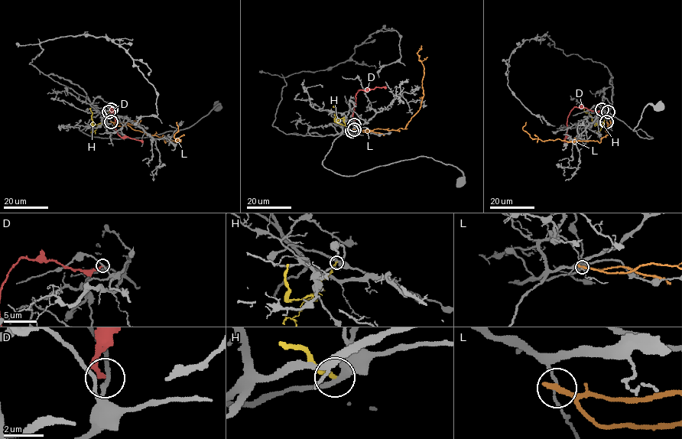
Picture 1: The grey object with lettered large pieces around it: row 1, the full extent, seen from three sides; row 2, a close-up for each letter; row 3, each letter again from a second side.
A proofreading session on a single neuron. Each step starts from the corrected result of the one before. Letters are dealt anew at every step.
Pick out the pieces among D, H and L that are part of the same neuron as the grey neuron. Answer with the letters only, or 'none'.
none

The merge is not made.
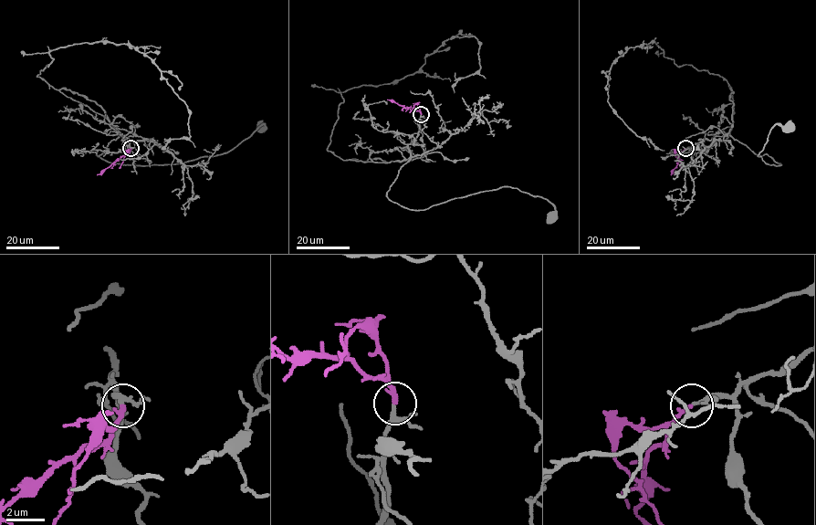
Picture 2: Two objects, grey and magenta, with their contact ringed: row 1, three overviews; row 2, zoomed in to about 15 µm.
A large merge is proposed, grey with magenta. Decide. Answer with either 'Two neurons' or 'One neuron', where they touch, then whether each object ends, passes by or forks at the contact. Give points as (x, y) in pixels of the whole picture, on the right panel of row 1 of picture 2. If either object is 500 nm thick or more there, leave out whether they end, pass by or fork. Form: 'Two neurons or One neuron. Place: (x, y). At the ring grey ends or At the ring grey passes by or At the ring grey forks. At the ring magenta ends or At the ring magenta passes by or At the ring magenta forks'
One neuron. Place: (685, 148). At the ring grey passes by. At the ring magenta ends

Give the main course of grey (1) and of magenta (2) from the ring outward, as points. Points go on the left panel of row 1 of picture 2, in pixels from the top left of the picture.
1: (130, 148), (119, 132), (97, 154), (120, 164), (180, 163), (226, 153), (265, 126), (261, 127)
2: (130, 148), (97, 174)

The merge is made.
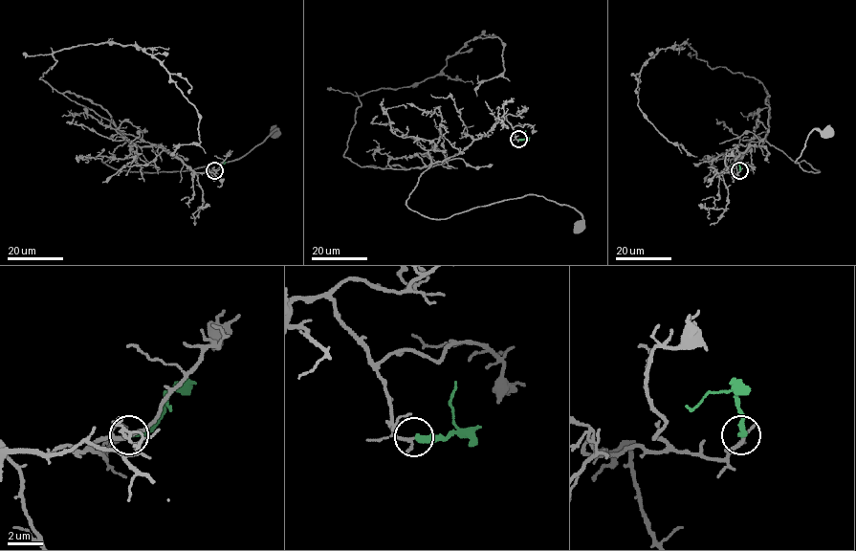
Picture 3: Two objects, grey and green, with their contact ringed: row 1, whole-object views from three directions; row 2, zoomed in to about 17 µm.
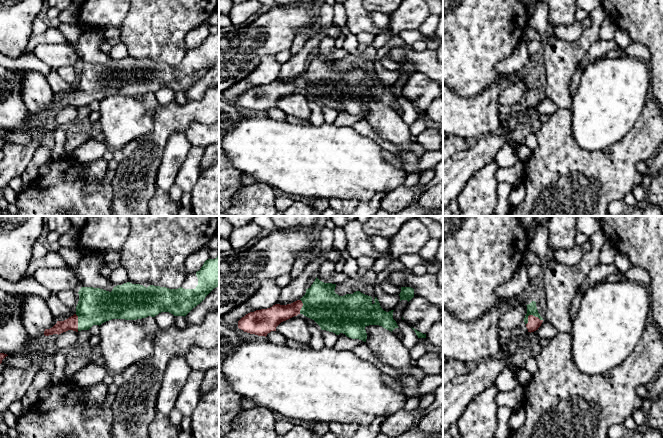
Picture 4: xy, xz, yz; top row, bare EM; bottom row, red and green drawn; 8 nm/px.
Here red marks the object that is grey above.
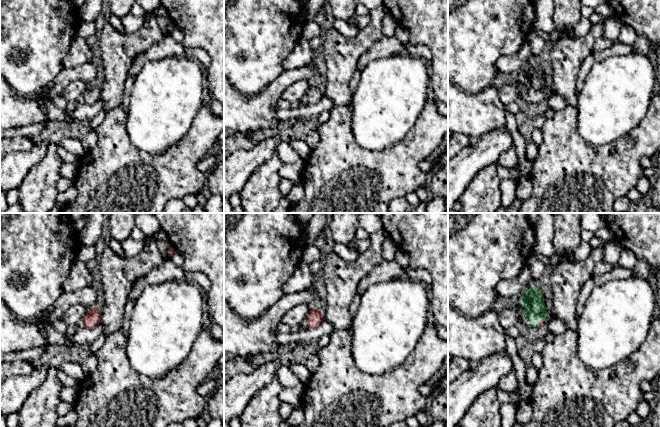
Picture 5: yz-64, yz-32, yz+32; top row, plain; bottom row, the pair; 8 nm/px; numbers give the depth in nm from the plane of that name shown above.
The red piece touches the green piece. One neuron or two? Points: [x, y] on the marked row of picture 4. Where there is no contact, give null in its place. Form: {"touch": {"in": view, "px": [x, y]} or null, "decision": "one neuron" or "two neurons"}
{"touch": {"in": "yz", "px": [531, 315]}, "decision": "one neuron"}

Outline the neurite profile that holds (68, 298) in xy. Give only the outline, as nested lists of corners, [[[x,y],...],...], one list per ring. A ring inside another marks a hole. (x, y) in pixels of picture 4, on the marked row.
[[[61,291],[57,293],[59,301],[68,307],[76,307],[79,301],[79,294],[76,291]]]

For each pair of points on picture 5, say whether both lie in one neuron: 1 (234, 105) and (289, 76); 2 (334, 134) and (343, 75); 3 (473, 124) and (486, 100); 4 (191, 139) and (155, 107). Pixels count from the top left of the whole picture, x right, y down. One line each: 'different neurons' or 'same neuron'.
1: same neuron
2: different neurons
3: same neuron
4: different neurons

